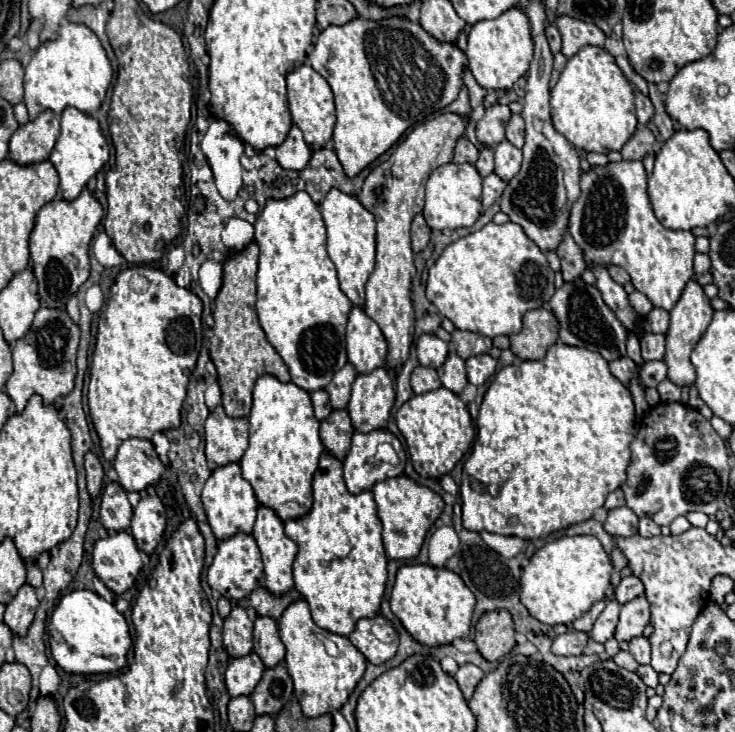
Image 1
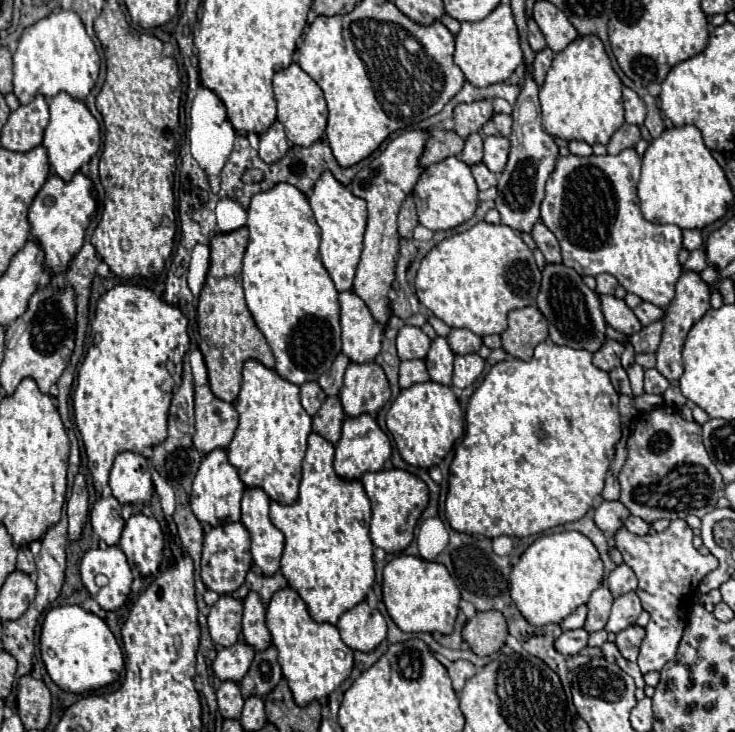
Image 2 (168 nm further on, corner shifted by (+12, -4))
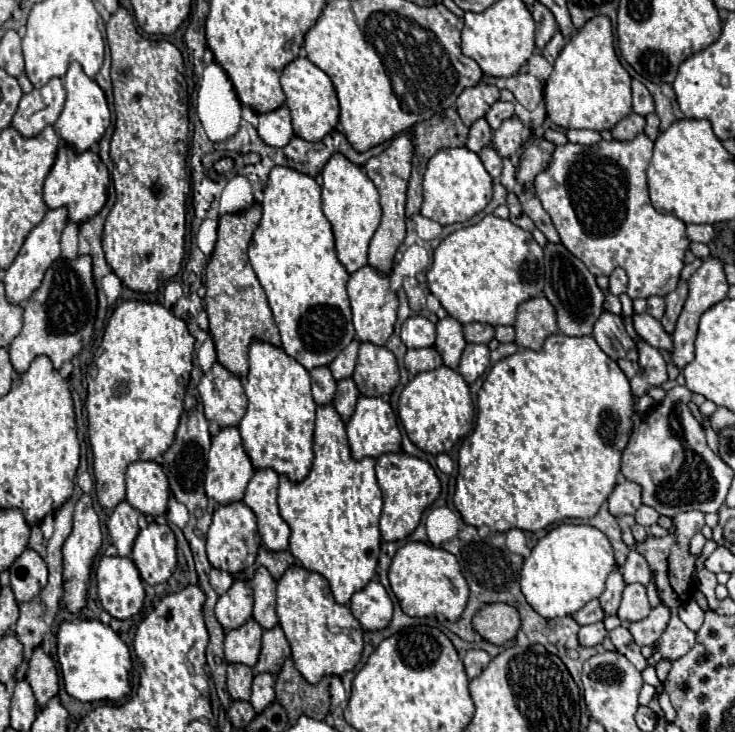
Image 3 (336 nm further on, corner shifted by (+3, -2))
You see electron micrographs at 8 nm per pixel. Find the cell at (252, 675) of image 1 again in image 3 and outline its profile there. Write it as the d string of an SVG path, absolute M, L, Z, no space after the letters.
M251 618L237 630L229 630L225 636L225 658L229 664L245 664L253 668L261 652L263 628Z

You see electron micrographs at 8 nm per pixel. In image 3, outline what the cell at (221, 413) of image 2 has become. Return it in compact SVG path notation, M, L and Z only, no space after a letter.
M219 362L201 378L199 396L205 406L205 418L217 422L219 430L237 426L247 412L247 396L241 380L227 372Z

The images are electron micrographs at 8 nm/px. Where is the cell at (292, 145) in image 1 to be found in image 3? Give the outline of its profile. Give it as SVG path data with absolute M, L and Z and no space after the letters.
M281 106L269 114L259 114L259 126L257 132L261 140L269 146L283 148L293 138L293 126L291 126L291 114L287 106Z

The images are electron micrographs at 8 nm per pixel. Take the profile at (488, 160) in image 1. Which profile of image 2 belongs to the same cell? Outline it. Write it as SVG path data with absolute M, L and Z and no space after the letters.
M474 132L466 138L466 144L464 144L464 150L460 154L460 160L466 162L468 166L476 164L476 162L482 162L482 134Z

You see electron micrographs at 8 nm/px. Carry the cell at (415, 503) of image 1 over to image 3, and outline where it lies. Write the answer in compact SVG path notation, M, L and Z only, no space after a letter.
M405 452L379 456L375 470L377 470L377 484L383 492L383 512L379 520L381 538L385 542L405 540L417 528L423 512L437 500L441 492L439 478L435 476L435 470L431 468L429 462L407 456Z

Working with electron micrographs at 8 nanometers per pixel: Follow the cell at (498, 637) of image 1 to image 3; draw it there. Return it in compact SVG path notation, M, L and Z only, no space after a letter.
M487 604L473 616L473 630L495 646L503 646L513 640L519 628L519 612L509 604Z

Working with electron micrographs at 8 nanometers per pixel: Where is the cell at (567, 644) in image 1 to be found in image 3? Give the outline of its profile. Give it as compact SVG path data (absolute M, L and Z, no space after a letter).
M597 622L597 624L589 624L589 626L581 626L579 628L579 644L581 646L597 646L603 642L603 638L607 636L607 630L603 626L603 622Z

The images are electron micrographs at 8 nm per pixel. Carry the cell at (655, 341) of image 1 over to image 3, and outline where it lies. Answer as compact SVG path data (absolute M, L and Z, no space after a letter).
M681 280L681 282L679 282L679 286L677 286L671 294L667 294L667 296L665 296L667 310L665 310L663 318L661 318L661 324L663 324L665 332L669 332L669 334L673 332L675 322L677 322L677 318L679 318L679 312L681 312L681 308L683 308L685 298L687 298L687 282L685 282L685 280Z

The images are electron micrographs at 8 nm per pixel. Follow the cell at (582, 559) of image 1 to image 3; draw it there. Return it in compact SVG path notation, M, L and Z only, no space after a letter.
M561 524L547 532L525 558L521 568L521 592L543 618L573 616L589 600L605 590L607 574L615 568L613 548L603 532L587 524Z

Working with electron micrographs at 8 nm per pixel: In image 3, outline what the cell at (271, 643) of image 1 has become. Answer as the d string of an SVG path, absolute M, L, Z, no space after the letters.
M259 568L249 584L255 596L253 620L257 620L261 628L269 630L277 624L277 614L275 614L275 586L277 584L265 568Z

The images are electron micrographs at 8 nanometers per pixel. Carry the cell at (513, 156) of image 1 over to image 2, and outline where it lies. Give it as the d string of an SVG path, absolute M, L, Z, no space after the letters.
M486 136L484 138L484 164L492 172L502 172L510 152L510 140L506 136Z

